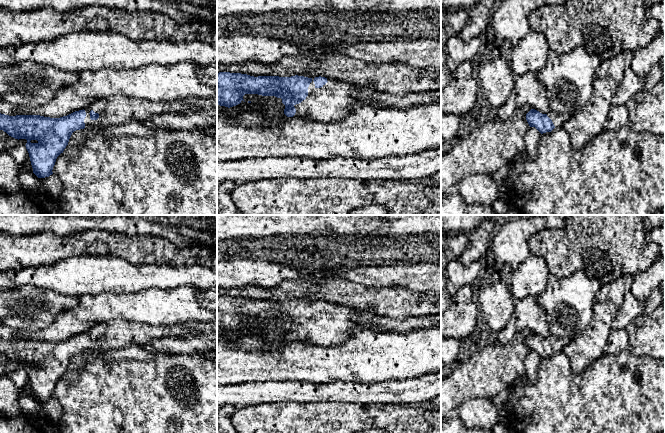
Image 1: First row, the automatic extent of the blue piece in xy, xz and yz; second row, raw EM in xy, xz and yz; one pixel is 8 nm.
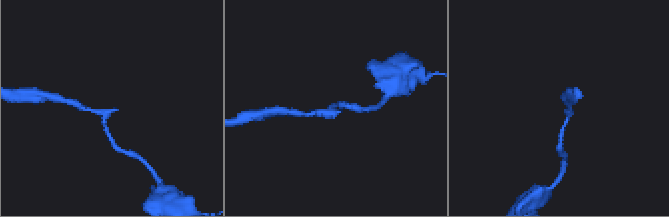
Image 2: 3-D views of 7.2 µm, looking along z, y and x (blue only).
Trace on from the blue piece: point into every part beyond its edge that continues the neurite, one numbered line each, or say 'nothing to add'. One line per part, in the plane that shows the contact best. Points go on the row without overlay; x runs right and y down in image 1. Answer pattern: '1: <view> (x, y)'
1: xz (332, 326)

